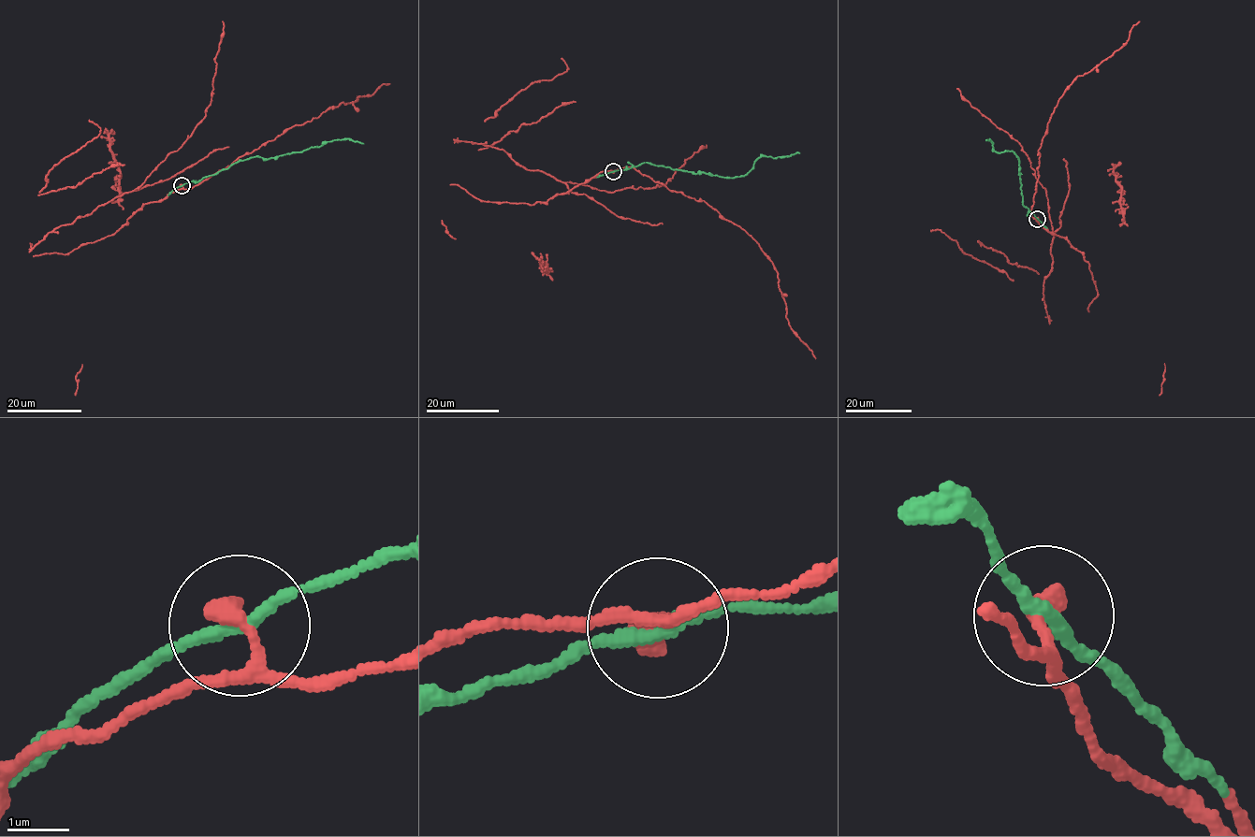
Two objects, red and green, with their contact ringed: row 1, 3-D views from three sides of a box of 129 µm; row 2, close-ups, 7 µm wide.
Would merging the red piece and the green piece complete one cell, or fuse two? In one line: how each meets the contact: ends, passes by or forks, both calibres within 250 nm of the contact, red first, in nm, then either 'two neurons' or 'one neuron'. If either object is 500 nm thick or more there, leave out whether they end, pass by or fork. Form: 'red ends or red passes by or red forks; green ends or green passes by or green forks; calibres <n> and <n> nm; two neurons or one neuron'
red passes by; green passes by; calibres 260 and 190 nm; one neuron

